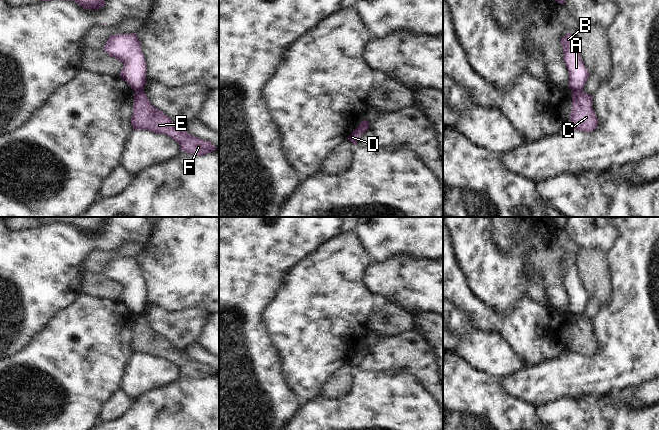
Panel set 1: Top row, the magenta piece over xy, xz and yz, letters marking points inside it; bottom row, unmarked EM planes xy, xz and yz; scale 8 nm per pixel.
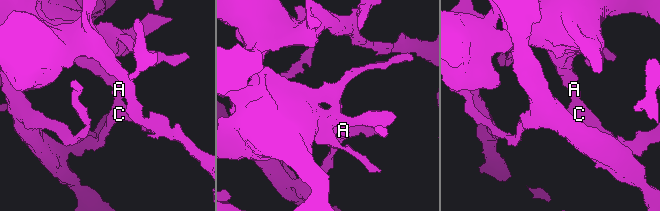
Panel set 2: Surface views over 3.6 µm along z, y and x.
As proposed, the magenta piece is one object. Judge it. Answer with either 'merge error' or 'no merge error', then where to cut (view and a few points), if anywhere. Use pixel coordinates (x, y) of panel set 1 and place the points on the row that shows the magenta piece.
merge error; cut yz (582, 89), (573, 92)

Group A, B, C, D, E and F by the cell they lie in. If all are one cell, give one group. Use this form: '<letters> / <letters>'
A B / C D E F

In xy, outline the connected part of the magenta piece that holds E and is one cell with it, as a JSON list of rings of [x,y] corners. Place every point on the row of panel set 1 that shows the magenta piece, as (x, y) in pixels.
[[[144,90],[134,94],[131,124],[134,130],[148,130],[173,138],[180,145],[180,150],[189,154],[203,156],[216,151],[210,141],[191,136],[186,130],[177,127],[170,117],[150,103]]]

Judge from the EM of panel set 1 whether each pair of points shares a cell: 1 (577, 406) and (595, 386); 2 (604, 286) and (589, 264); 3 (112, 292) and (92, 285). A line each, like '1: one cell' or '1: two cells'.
1: two cells
2: one cell
3: one cell

